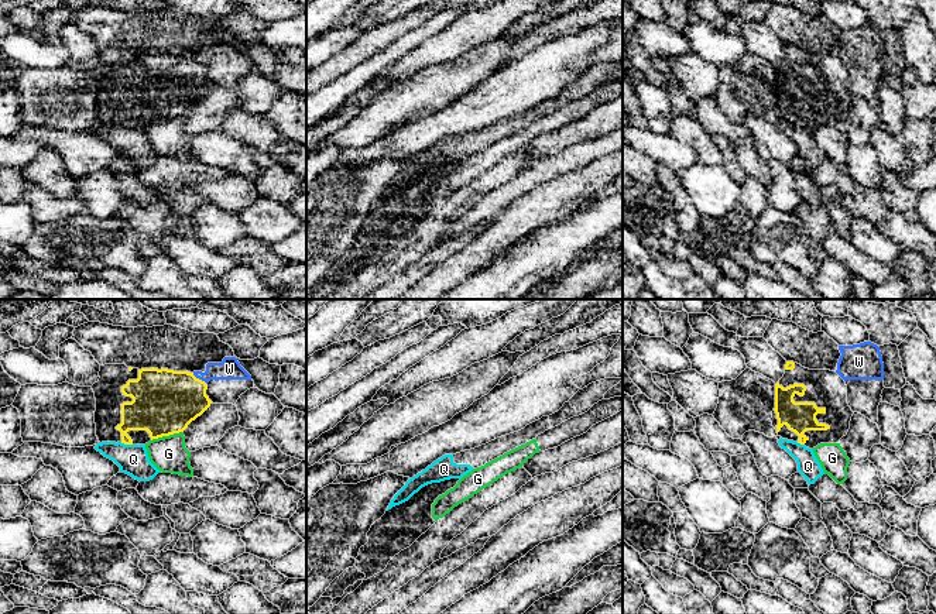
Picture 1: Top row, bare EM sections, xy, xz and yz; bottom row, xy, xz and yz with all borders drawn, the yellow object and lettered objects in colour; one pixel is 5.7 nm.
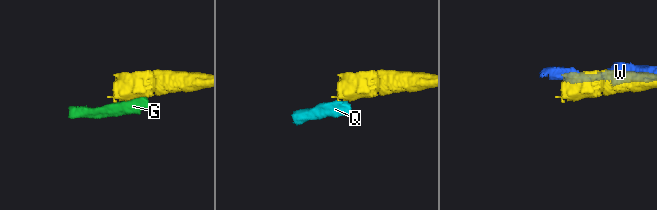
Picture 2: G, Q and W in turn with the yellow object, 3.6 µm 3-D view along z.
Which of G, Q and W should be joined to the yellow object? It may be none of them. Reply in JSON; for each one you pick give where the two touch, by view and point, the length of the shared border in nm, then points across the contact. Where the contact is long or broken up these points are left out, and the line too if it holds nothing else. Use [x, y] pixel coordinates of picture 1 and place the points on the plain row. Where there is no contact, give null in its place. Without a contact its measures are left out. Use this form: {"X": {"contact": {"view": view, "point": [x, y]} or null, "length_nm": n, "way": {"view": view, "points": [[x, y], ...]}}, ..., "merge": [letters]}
{"merge": []}

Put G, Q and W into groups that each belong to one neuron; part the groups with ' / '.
G / Q / W

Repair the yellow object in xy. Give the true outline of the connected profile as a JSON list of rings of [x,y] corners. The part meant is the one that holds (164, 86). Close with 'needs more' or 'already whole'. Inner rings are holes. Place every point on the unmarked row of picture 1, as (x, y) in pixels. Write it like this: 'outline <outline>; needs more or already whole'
outline [[[126,48],[100,49],[99,65],[92,69],[96,82],[95,107],[99,126],[145,128],[152,123],[184,116],[212,88],[206,79],[208,68],[188,55],[168,52],[131,52]]]; needs more

